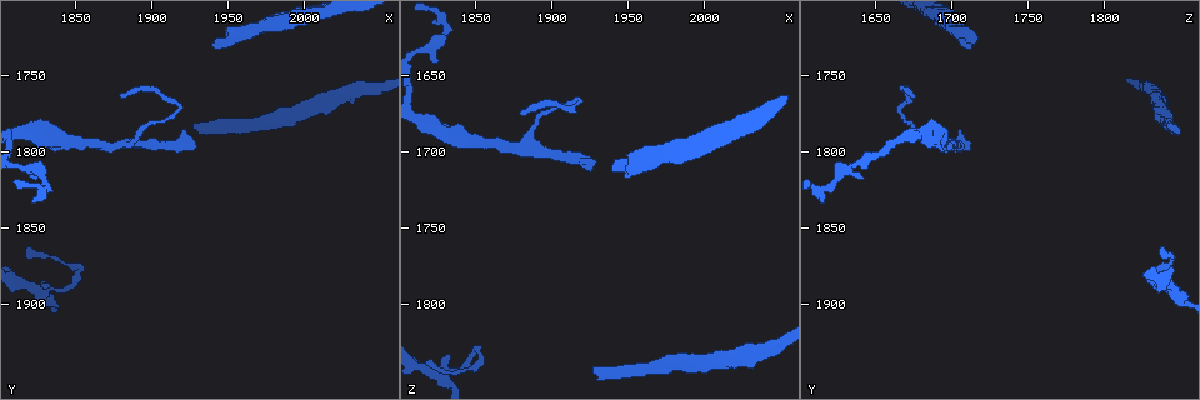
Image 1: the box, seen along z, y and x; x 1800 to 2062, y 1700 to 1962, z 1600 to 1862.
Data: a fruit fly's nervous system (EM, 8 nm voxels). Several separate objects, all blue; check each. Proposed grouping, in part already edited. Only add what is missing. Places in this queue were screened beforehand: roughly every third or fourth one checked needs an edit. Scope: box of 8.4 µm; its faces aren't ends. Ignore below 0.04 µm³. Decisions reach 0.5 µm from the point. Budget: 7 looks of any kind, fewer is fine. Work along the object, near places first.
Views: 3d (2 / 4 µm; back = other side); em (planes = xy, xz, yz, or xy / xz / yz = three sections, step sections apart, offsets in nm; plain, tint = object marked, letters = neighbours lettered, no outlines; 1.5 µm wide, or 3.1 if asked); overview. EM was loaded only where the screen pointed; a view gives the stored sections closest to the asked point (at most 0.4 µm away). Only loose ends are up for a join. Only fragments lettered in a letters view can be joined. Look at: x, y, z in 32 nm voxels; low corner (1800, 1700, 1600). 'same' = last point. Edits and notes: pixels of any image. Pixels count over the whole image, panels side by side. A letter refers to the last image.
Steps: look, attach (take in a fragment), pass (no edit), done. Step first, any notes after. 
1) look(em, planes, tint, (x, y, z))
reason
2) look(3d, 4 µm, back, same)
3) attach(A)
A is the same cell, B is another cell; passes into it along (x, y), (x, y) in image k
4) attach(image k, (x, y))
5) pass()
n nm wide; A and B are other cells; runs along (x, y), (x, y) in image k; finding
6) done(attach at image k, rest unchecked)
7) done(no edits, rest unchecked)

look(3d, 2 µm, (1938, 1730, 1712))
long arm stops here

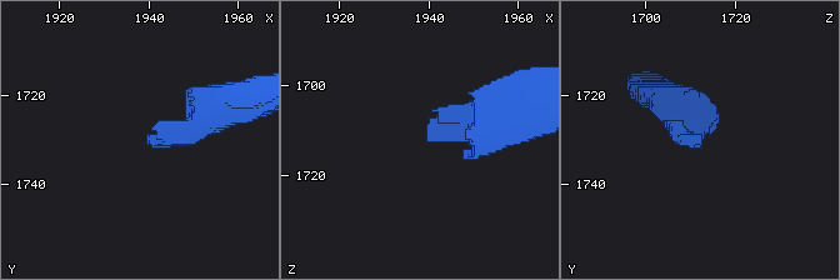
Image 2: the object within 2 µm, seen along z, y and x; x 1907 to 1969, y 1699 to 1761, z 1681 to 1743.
look(em, xy, step 8, letters, (1941, 1729, 1712))

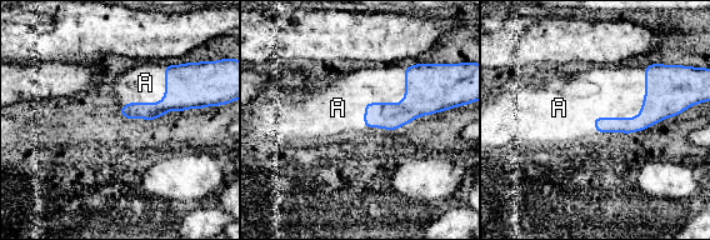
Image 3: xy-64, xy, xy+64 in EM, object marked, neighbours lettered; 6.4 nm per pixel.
attach(A)
A is the same cell; passes into it along (665, 96), (633, 118), (608, 91) in image 3; it goes on there

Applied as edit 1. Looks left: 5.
look(3d, 2 µm, (1880, 1764, 1676))
thin end

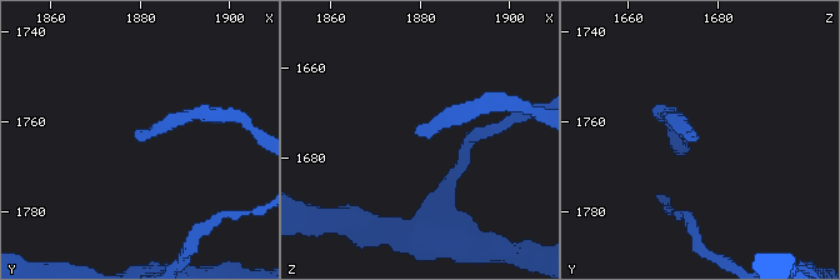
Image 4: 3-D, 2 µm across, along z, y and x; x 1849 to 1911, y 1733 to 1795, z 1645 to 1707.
look(em, xz, step 8, tint, (1881, 1763, 1676))
now the EM

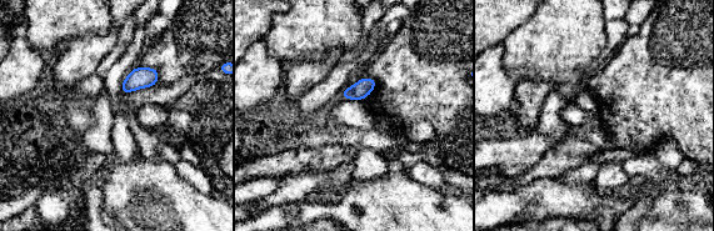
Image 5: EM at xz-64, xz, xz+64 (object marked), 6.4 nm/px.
look(em, xz, step 8, letters, same)

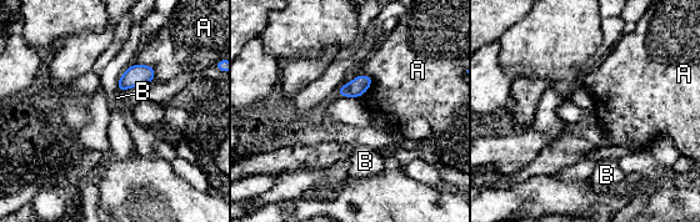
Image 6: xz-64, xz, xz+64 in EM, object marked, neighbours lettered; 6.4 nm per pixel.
pass()
A and B are other cells; border along (131, 64), (150, 65), (153, 81) in image 6; none of them fits

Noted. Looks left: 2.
done(attach at image 3, rest unchecked)

